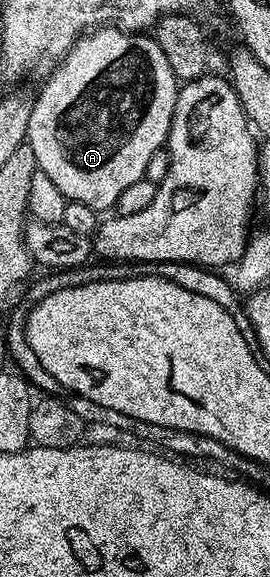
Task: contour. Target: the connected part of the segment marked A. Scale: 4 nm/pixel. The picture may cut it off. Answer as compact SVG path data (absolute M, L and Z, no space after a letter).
M121 26L86 31L54 68L41 93L36 93L27 143L35 150L38 169L59 186L66 201L75 200L96 210L112 209L127 186L145 179L151 154L166 147L178 78L152 35L134 34Z

